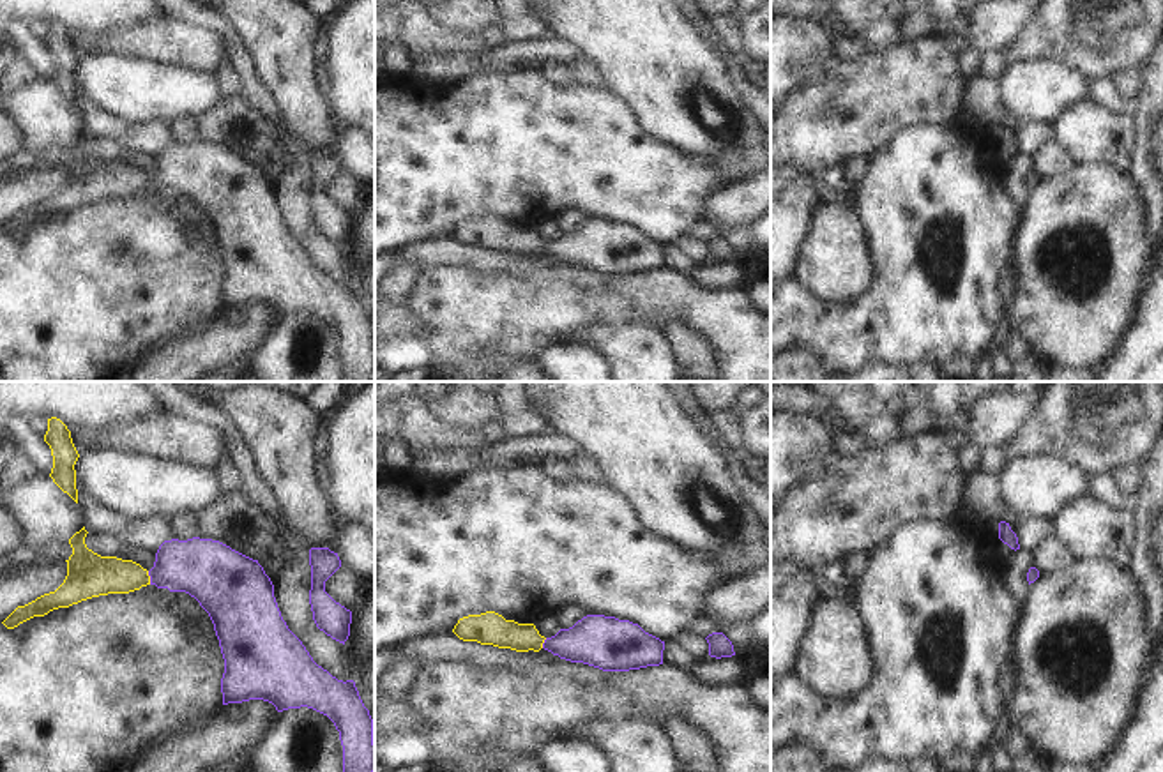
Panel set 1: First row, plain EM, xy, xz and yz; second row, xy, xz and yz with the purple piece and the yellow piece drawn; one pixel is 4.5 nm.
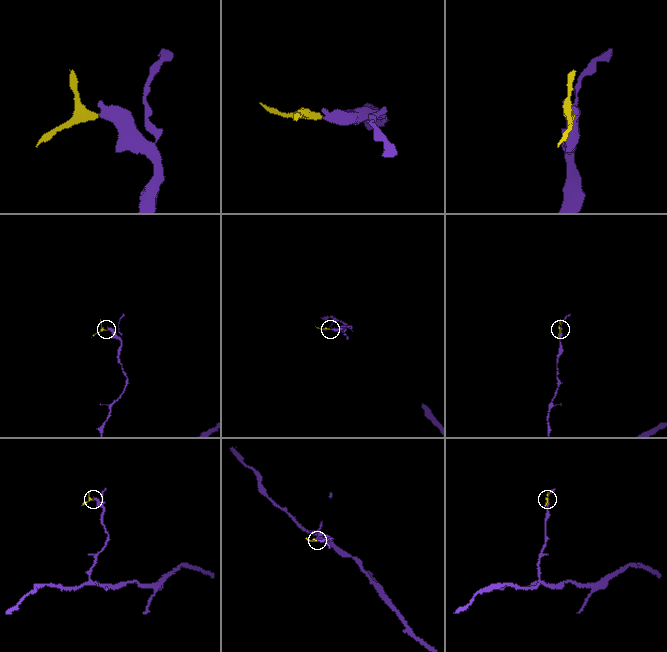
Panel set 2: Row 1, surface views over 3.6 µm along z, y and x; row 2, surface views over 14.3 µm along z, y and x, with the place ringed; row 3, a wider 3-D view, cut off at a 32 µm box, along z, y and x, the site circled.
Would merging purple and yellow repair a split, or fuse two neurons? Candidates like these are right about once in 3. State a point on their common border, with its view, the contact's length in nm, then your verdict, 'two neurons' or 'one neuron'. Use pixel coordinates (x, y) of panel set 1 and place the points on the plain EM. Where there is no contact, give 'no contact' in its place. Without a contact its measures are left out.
contact xy (151, 182); length 70 nm; one neuron

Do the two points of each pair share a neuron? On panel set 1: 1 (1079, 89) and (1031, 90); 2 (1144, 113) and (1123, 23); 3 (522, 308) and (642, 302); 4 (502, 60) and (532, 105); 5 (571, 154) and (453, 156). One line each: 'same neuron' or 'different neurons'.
1: same neuron
2: different neurons
3: same neuron
4: different neurons
5: same neuron

